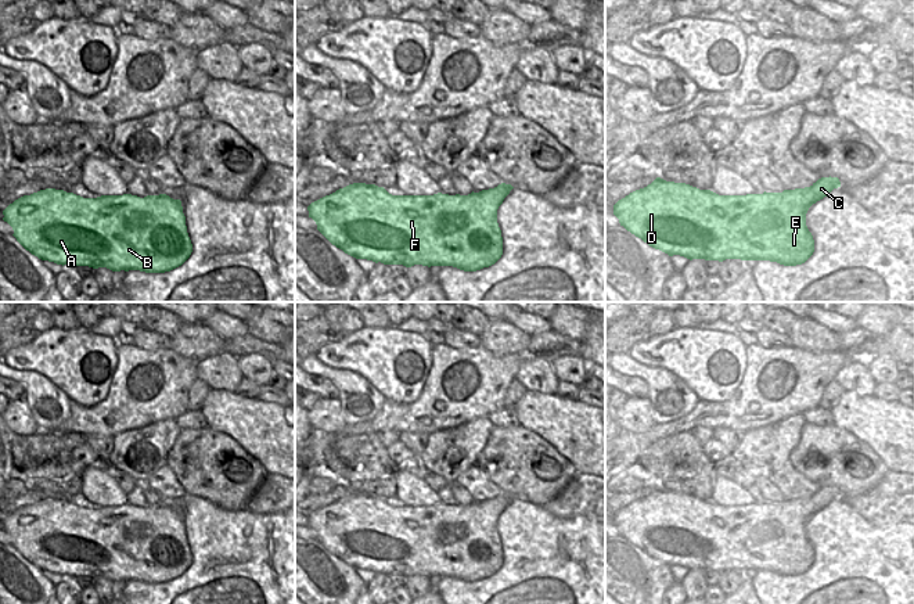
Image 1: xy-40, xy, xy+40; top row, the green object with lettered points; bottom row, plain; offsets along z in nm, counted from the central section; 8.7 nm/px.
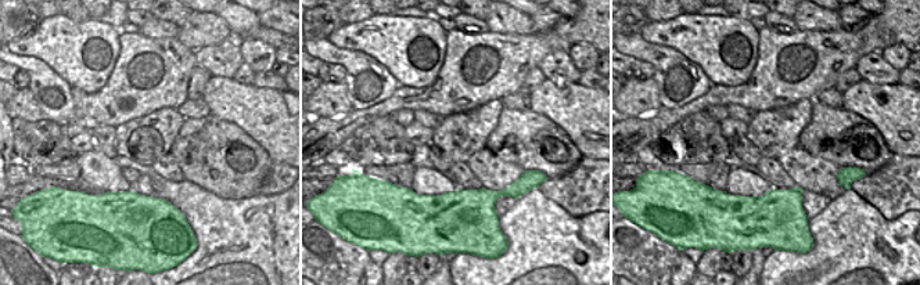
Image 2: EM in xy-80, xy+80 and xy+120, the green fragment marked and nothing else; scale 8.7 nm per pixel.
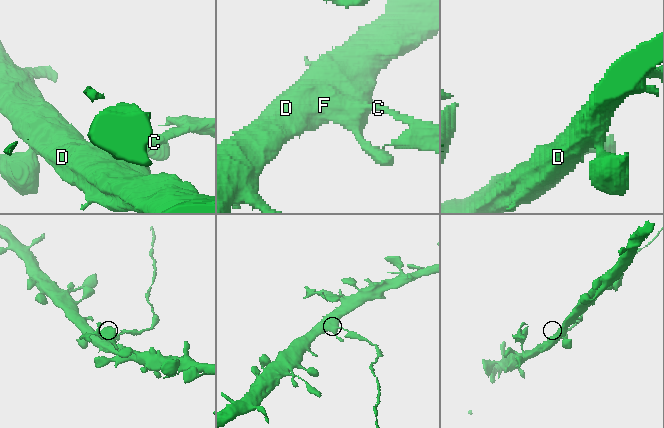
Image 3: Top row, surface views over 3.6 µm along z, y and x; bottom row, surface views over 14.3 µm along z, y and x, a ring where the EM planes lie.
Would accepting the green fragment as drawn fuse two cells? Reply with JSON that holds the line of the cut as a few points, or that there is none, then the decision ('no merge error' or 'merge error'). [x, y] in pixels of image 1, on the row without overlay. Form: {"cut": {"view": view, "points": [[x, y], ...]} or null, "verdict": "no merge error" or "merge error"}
{"cut": {"view": "xy+40", "points": [[812, 496], [816, 511]]}, "verdict": "merge error"}

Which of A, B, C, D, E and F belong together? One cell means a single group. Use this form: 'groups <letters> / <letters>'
groups A B D E F / C

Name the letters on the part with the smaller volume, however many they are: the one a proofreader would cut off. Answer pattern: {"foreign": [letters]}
{"foreign": ["C"]}

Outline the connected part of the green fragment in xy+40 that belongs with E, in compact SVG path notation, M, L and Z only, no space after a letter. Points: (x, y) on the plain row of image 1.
M656 488L647 497L619 510L613 515L613 525L627 542L669 567L680 565L690 571L719 572L726 569L770 571L784 576L796 576L805 574L814 562L814 550L806 536L806 524L813 514L816 514L813 496L782 503L719 506L710 500Z

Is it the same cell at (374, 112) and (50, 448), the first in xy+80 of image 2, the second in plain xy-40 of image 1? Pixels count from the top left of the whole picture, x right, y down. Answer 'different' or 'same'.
different

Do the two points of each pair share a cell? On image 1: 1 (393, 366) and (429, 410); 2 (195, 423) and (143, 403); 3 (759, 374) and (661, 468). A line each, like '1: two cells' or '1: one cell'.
1: two cells
2: two cells
3: two cells

